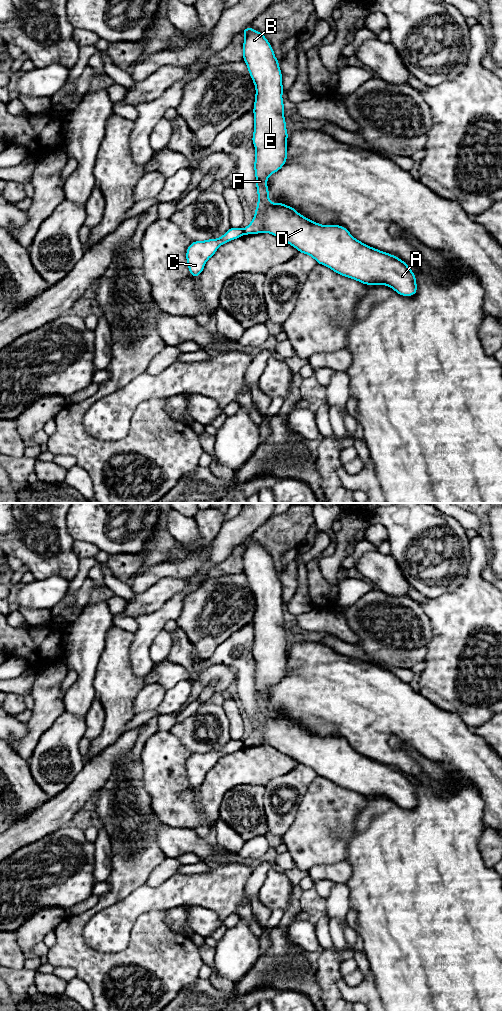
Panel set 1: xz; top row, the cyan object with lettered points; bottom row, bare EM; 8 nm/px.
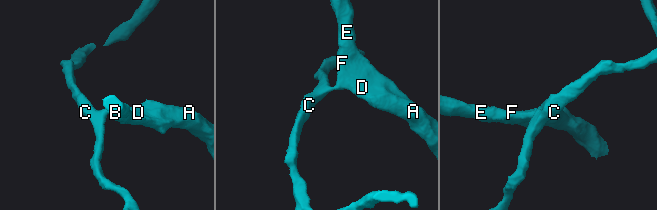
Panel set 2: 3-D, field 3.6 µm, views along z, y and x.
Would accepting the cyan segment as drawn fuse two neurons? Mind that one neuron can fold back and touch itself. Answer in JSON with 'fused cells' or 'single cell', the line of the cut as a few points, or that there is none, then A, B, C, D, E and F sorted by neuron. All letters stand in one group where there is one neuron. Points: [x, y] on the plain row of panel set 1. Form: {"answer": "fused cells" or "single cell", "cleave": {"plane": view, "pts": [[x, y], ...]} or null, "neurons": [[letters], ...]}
{"answer": "fused cells", "cleave": {"plane": "xz", "pts": [[242, 741], [244, 745]]}, "neurons": [["A", "B", "D", "E", "F"], ["C"]]}

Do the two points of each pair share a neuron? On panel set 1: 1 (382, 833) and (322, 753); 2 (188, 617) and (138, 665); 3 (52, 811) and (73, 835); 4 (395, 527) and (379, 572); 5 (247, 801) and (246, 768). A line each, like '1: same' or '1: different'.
1: different
2: different
3: different
4: different
5: different

